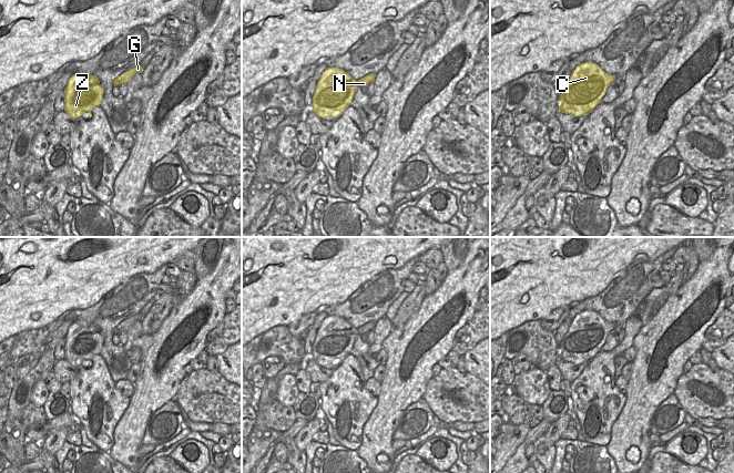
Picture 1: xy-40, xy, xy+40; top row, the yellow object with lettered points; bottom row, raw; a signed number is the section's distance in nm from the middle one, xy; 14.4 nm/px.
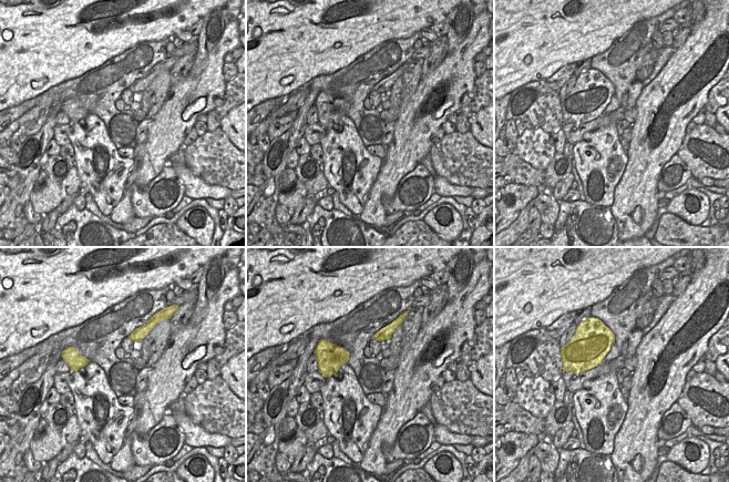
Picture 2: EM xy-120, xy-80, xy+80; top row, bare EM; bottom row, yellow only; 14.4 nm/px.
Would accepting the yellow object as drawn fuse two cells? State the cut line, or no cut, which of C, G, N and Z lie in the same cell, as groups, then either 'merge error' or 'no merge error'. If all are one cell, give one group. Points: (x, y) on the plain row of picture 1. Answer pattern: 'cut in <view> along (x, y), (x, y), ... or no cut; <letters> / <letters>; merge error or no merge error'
no cut; C G N Z; no merge error

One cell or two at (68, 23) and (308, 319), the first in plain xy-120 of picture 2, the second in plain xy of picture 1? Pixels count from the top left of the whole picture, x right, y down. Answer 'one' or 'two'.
two

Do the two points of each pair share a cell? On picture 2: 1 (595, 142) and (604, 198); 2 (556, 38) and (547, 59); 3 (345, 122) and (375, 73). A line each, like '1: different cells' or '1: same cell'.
1: same cell
2: same cell
3: different cells

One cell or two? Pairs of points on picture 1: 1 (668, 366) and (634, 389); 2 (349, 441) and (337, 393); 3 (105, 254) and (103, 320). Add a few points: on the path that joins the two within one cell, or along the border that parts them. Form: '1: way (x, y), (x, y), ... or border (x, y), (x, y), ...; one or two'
1: way (661, 374), (655, 381), (643, 389); one
2: way (347, 429), (347, 403); one
3: border (125, 279), (109, 290), (97, 302), (82, 309); two

